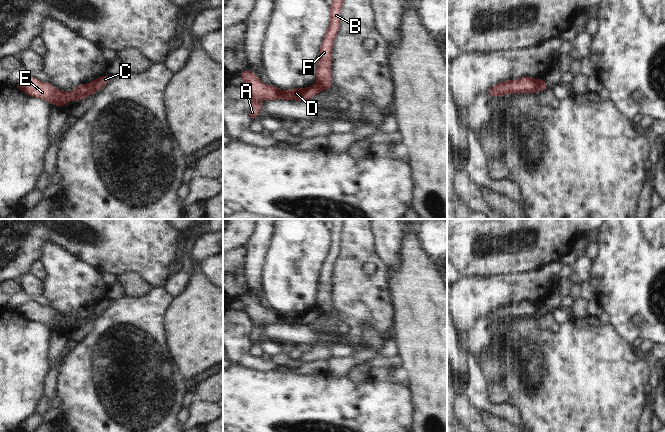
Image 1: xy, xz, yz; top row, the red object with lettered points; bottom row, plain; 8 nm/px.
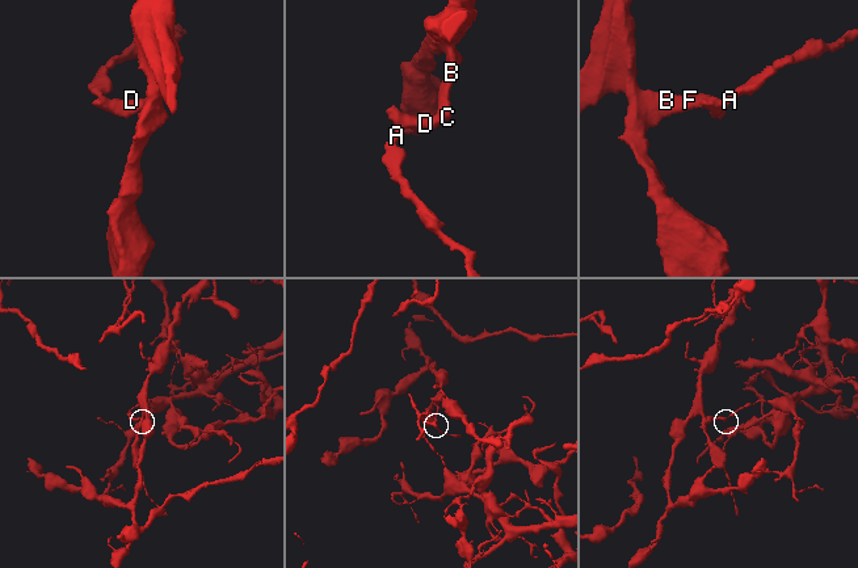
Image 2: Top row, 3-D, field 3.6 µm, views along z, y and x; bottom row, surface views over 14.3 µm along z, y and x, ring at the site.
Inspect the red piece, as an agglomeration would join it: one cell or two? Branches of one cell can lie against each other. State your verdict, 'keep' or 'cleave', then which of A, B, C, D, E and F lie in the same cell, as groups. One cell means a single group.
cleave; A D E / B C F

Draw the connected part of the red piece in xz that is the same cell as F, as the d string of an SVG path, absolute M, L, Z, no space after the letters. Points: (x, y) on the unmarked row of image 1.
M330 219L330 248L322 265L315 303L321 312L331 314L333 305L331 300L332 293L332 271L333 266L340 251L340 235L344 227L344 219Z

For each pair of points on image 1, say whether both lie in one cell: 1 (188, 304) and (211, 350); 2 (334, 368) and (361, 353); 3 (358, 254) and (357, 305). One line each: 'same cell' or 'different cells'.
1: same cell
2: same cell
3: same cell

